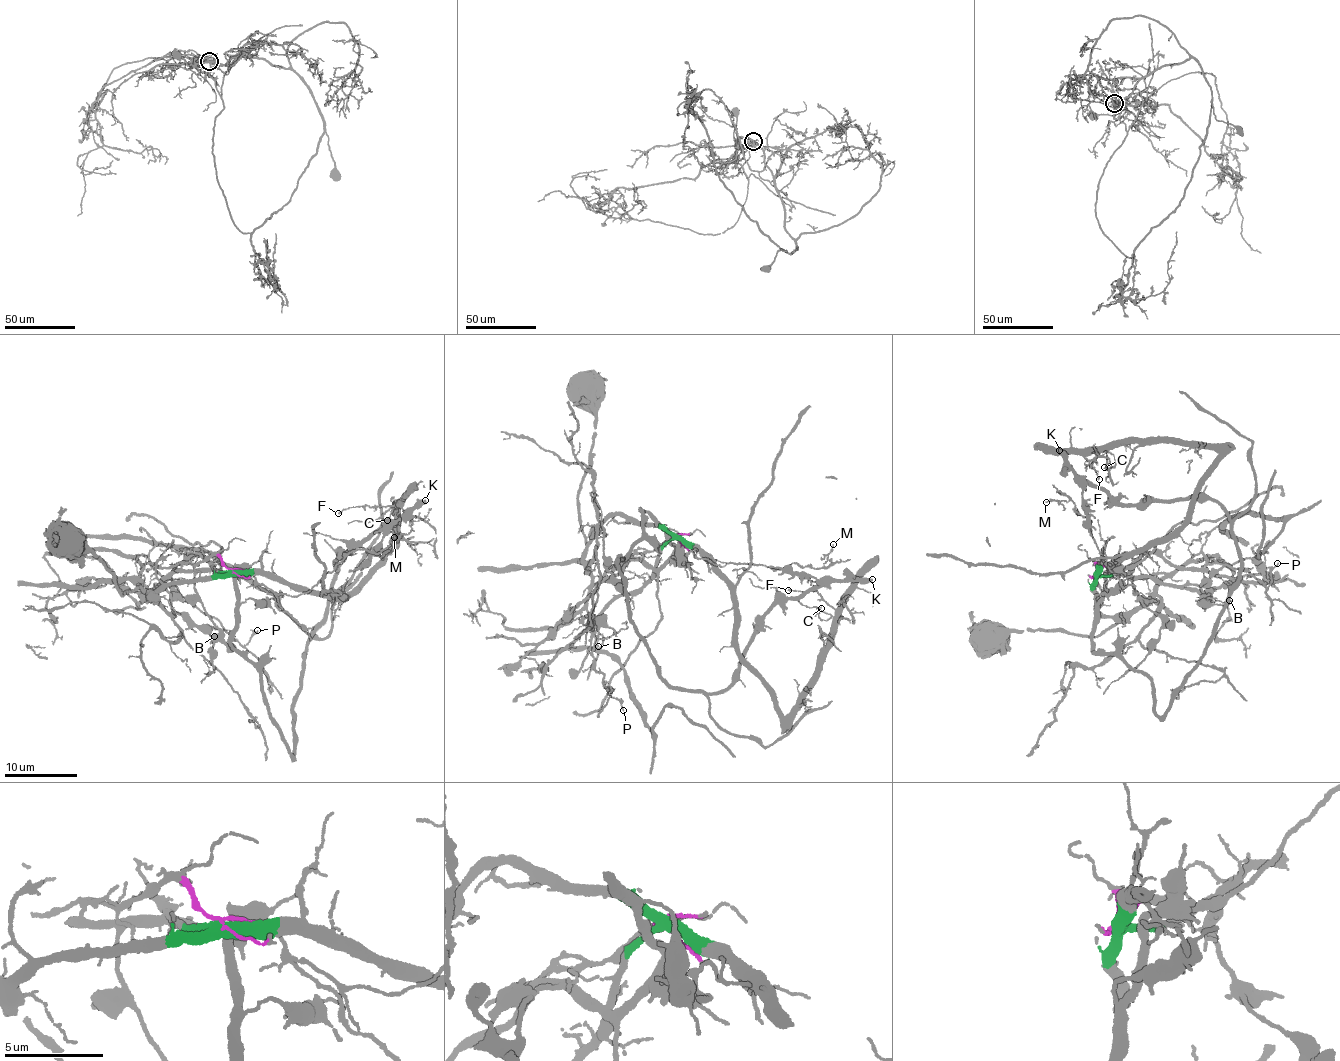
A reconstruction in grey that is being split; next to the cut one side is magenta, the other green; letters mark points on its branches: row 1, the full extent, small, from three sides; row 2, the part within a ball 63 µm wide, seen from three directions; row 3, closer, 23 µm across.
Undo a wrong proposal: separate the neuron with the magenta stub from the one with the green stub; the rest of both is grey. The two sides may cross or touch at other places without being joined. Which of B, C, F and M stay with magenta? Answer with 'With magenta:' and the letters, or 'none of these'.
With magenta: M

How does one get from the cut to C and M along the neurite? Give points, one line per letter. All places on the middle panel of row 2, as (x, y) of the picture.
C: (676, 536), (699, 551), (731, 587), (741, 655), (784, 716), (826, 644), (832, 621), (820, 619), (821, 607)
M: (676, 536), (688, 553), (691, 551), (715, 564), (754, 563), (780, 568), (797, 562), (821, 567), (832, 544)

